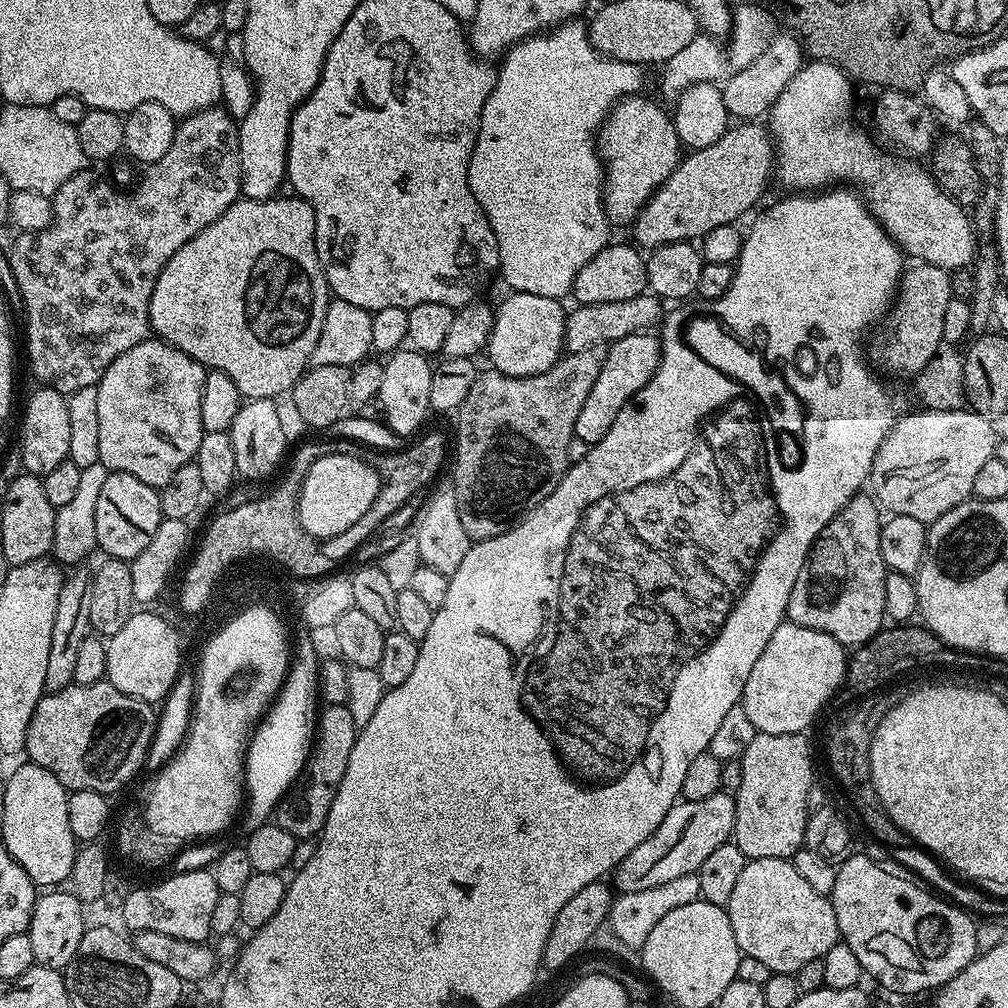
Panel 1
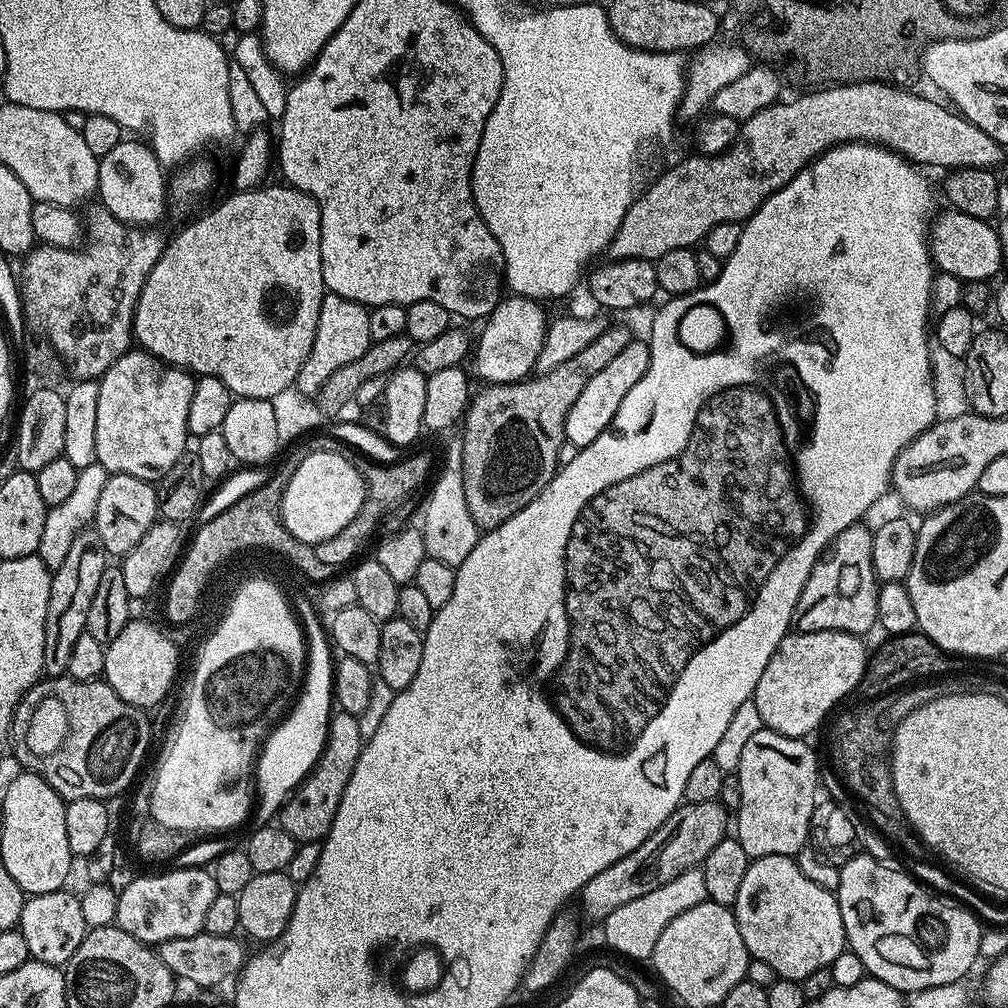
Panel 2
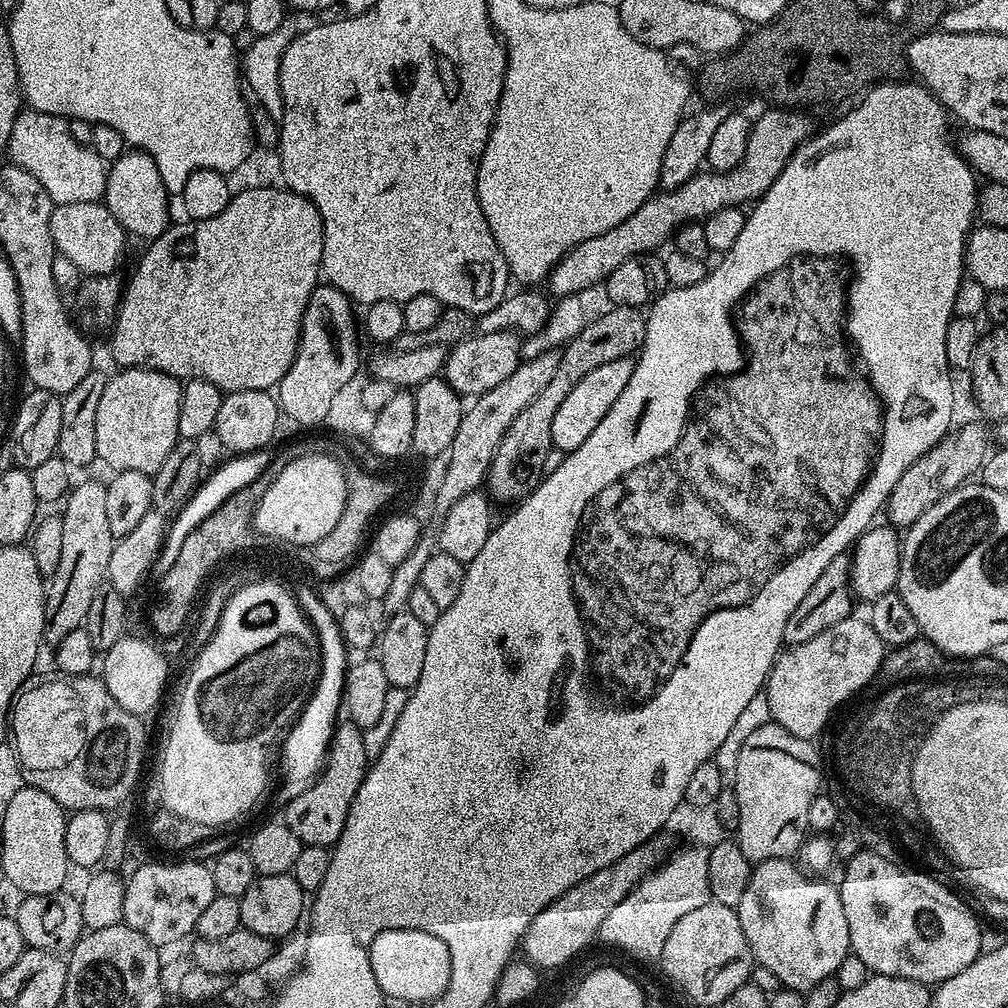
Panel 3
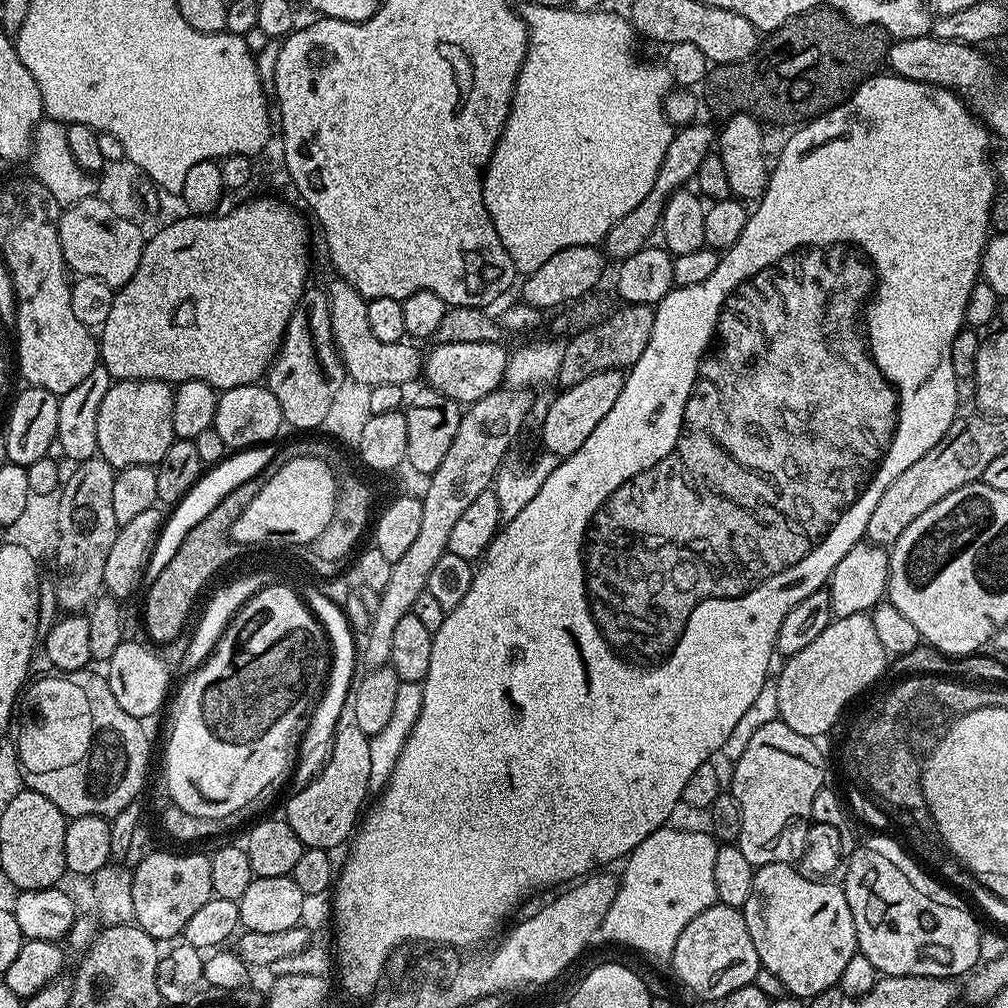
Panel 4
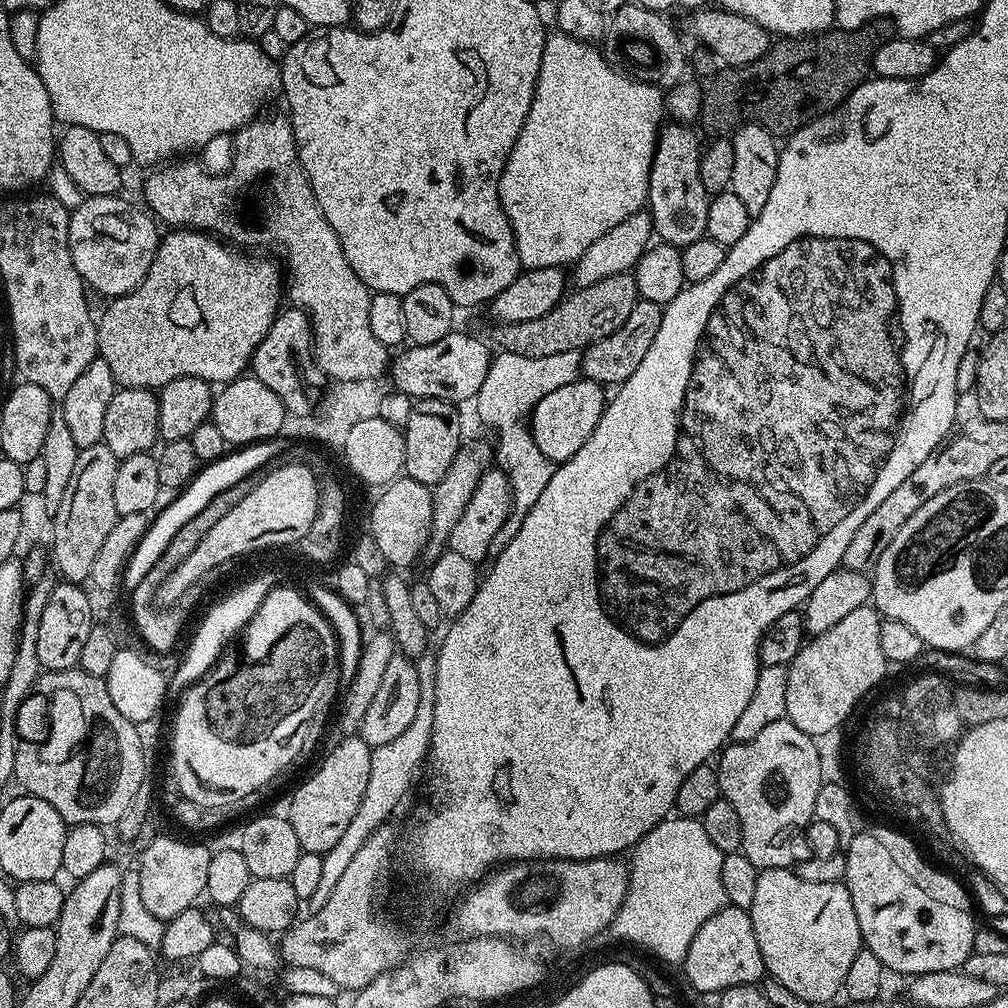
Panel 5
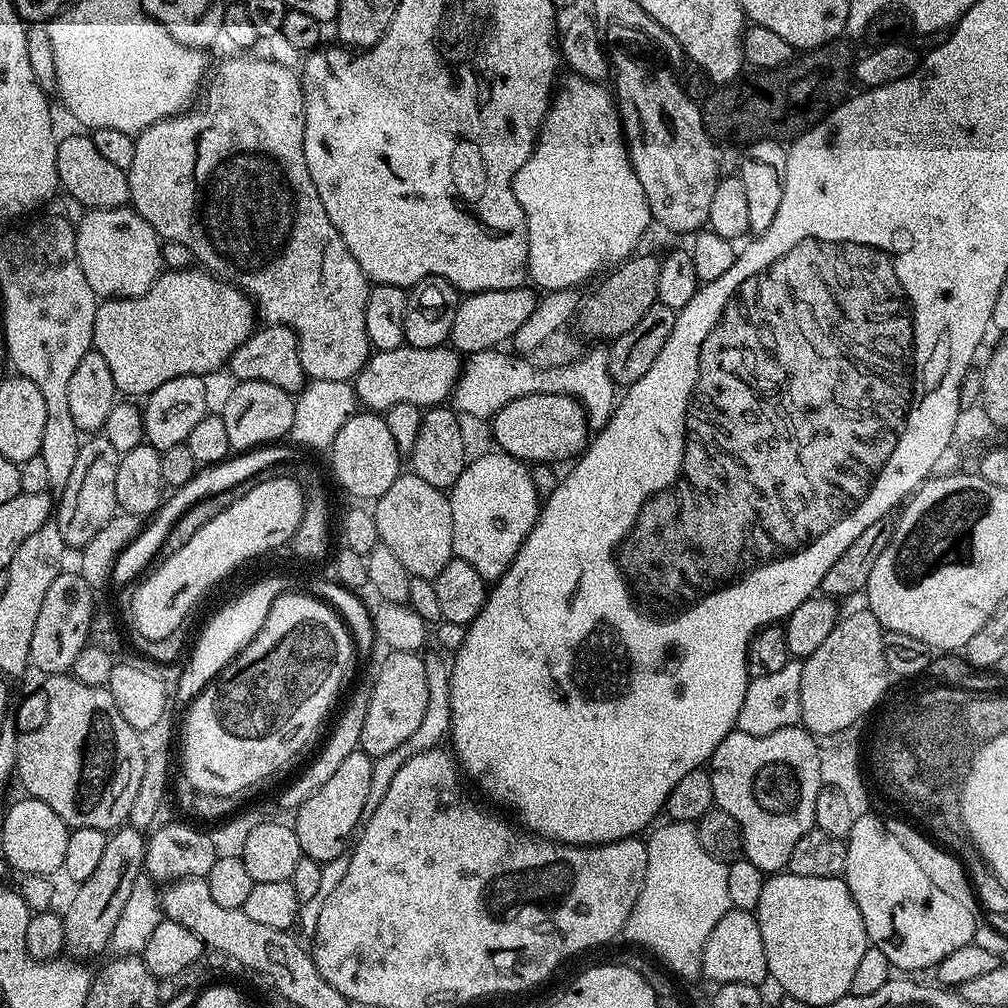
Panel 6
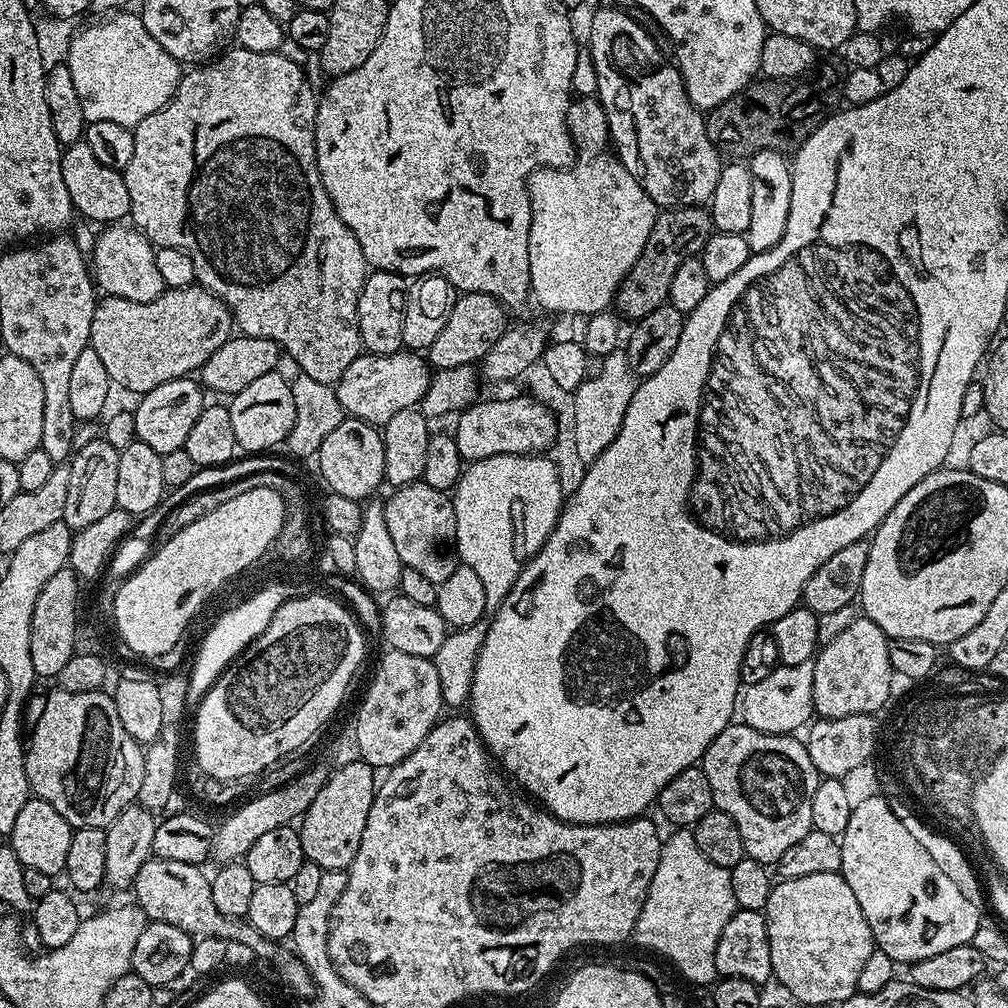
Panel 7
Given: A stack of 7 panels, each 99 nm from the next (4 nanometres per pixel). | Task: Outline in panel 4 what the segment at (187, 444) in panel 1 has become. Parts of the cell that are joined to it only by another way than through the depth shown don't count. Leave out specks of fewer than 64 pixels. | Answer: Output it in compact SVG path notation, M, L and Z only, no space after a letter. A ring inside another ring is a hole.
M117 380L98 406L98 452L113 469L139 464L159 465L173 442L172 398L174 388L162 380Z

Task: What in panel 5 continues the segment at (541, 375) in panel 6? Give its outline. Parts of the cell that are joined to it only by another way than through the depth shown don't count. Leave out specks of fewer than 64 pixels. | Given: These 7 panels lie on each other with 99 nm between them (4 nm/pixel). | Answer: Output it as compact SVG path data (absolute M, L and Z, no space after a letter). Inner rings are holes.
M497 351L474 398L476 412L486 427L496 431L497 446L508 448L523 432L525 435L525 425L523 428L520 423L529 419L532 407L546 394L550 394L550 390L558 390L558 386L574 382L581 372L580 352L550 354L546 358L522 358L522 354Z

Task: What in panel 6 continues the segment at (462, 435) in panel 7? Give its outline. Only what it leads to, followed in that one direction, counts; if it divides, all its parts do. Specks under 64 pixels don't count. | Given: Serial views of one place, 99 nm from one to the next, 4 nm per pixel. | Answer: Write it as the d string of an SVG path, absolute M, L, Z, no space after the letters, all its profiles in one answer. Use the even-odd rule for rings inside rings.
M535 392L514 398L496 412L490 427L499 451L508 453L515 460L536 460L537 465L551 465L551 460L571 461L583 453L590 440L584 407L573 396L563 396L560 392Z

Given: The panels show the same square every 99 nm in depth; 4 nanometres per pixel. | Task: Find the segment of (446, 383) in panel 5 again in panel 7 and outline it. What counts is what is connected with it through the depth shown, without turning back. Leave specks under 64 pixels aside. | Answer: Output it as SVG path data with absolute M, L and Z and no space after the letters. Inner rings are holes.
M401 350L385 356L362 354L346 366L346 374L336 381L334 389L345 417L382 426L390 422L398 410L417 407L426 394L429 379L429 363L415 351Z

